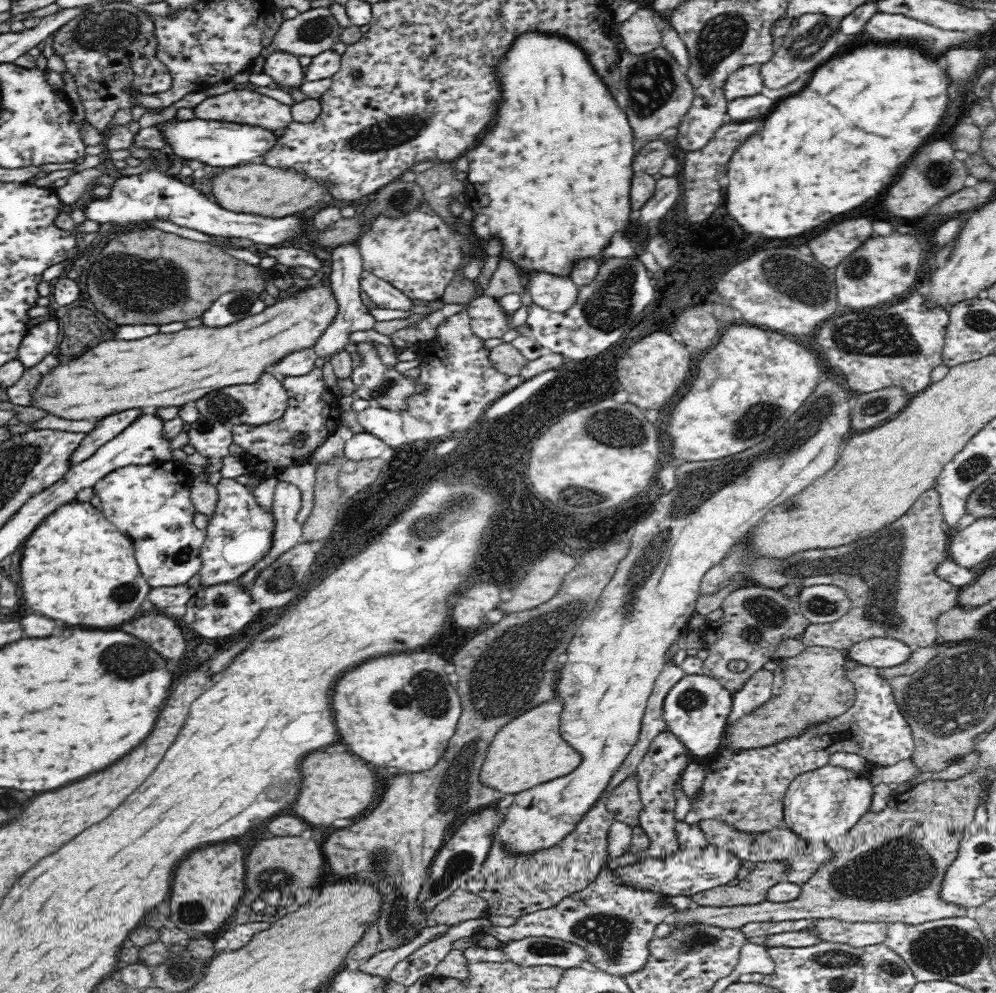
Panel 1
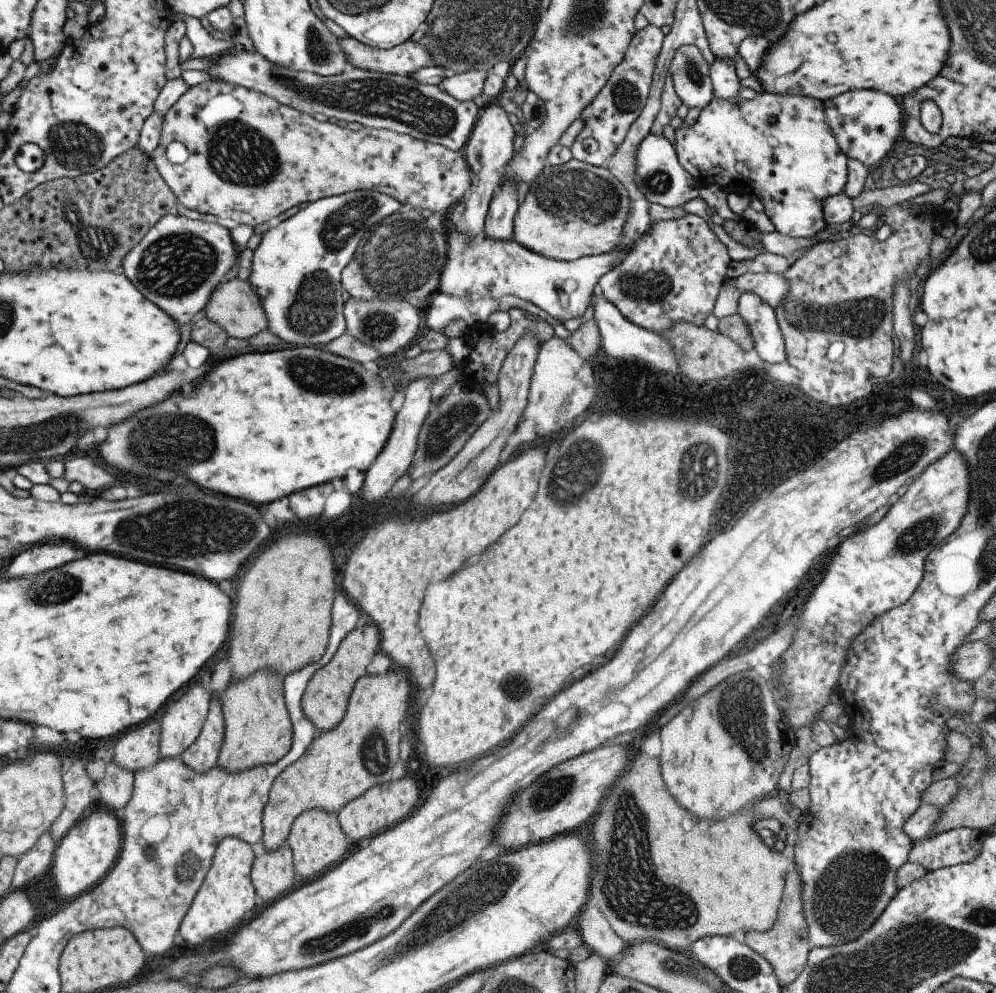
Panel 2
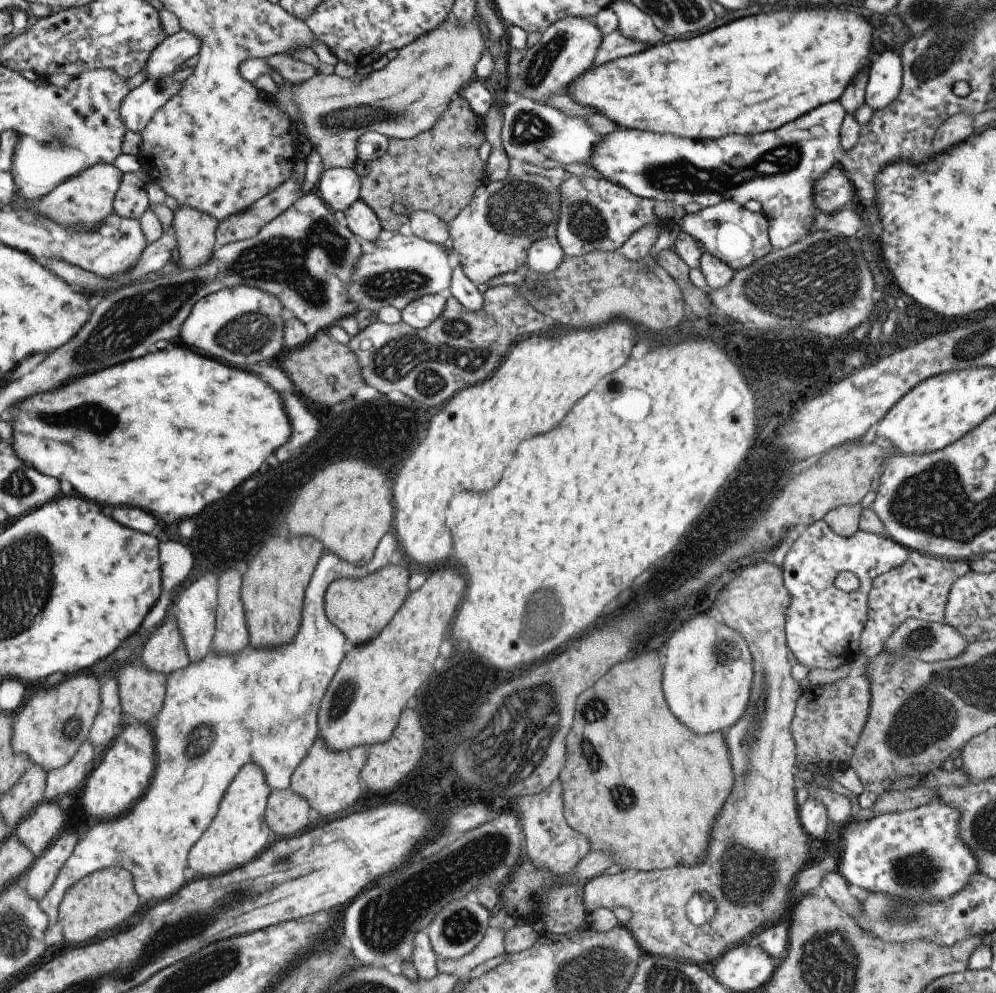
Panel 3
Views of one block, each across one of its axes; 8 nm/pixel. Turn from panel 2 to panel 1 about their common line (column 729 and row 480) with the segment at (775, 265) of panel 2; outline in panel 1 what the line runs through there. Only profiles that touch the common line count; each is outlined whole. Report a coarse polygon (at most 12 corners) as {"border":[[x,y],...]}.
{"border":[[277,482],[216,485],[201,586],[232,582],[272,548]]}

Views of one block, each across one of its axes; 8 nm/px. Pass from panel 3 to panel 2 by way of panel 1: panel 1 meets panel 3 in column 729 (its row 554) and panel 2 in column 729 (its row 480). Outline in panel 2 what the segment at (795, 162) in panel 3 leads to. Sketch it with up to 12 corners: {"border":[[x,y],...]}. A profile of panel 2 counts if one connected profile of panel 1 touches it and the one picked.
{"border":[[714,97],[674,148],[696,188],[814,238],[847,156],[823,101]]}

